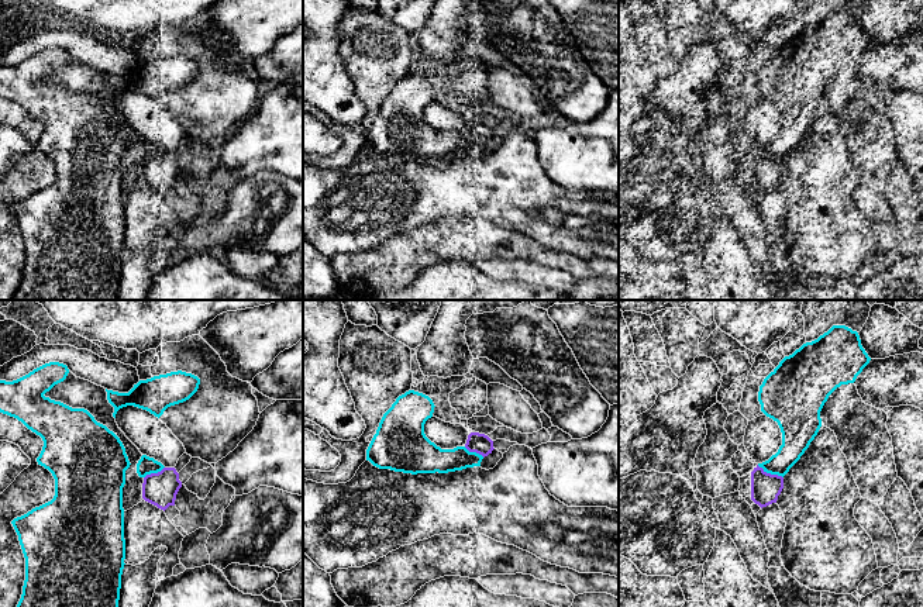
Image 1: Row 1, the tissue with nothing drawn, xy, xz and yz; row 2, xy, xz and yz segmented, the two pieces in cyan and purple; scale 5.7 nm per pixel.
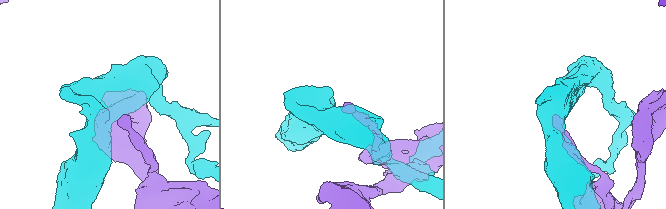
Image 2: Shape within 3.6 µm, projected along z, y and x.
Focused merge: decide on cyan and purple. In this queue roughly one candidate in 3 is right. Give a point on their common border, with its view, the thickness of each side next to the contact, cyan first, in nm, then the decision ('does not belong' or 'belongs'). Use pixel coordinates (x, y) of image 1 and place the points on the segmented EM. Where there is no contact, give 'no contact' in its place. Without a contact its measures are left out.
yz (770, 472) | 160/170 nm | does not belong

